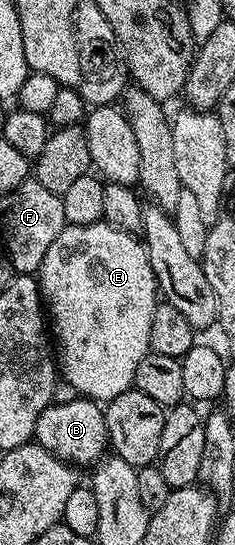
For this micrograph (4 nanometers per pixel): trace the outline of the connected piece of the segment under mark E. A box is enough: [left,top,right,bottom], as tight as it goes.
[38,221,160,401]

